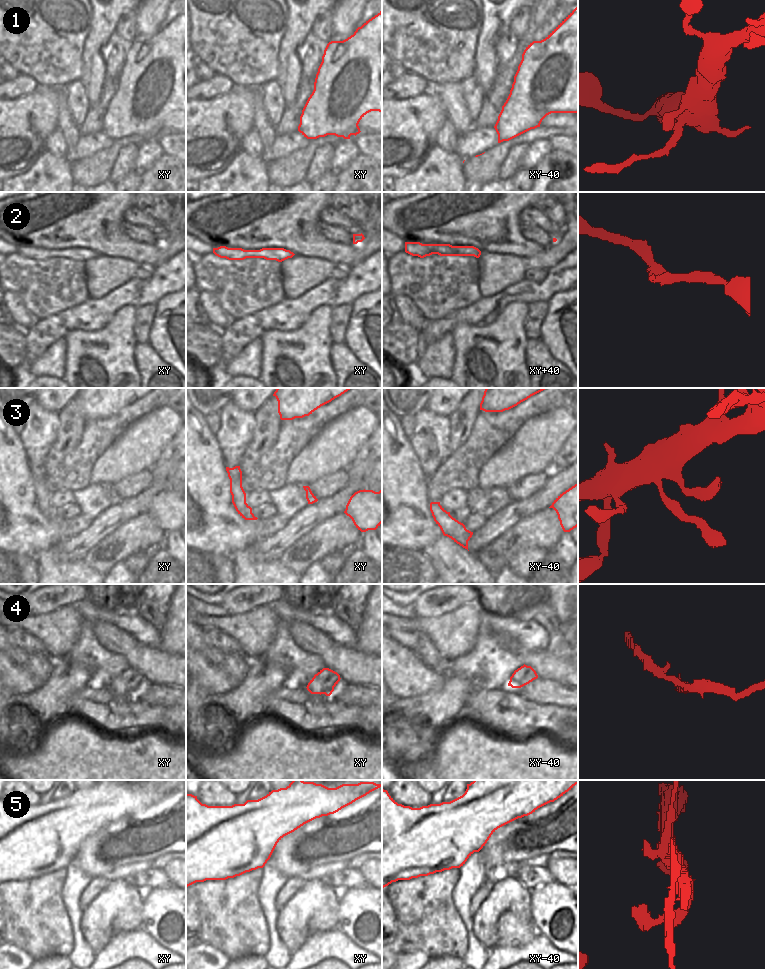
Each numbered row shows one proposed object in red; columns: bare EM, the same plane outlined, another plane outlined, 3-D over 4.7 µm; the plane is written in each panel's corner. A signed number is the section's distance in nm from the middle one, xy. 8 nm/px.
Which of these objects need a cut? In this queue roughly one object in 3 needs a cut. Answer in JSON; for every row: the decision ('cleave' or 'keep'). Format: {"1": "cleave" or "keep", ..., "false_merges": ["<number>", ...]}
{"1": "keep", "2": "keep", "3": "keep", "4": "keep", "5": "keep", "false_merges": []}

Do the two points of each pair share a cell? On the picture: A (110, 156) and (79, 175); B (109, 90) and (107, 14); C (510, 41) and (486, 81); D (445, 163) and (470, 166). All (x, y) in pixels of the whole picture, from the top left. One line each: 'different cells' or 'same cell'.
A: same cell
B: different cells
C: different cells
D: different cells

